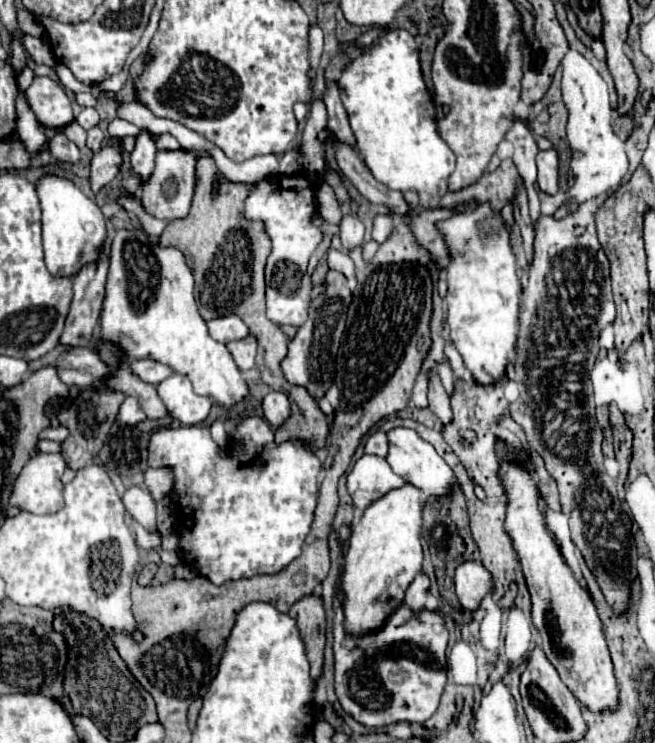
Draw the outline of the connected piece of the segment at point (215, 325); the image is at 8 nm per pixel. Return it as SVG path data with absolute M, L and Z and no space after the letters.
M224 315L224 317L212 319L212 321L208 321L208 329L210 329L210 335L220 343L244 339L250 335L248 327L244 325L244 321L238 315Z

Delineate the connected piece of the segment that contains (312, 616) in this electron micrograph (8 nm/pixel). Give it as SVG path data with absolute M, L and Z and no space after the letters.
M308 595L292 605L288 611L292 619L296 619L300 637L306 647L306 657L310 661L310 677L314 685L322 675L324 665L324 609L322 599L316 595Z

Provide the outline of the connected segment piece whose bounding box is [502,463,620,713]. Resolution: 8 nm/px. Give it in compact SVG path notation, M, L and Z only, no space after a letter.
M510 463L508 471L502 473L502 483L508 495L506 533L514 543L528 591L532 595L532 621L542 637L542 649L580 705L596 713L616 711L620 695L610 651L602 633L602 623L590 593L586 593L574 579L544 525L544 517L538 507L536 479L524 467Z

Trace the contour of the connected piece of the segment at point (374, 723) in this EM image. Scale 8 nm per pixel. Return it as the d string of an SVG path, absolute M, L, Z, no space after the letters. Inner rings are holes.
M338 595L336 605L336 617L334 617L334 689L338 695L338 701L342 709L354 717L358 723L368 727L386 727L390 723L398 721L412 721L412 723L424 723L428 721L440 703L440 697L446 687L446 645L448 645L448 629L444 625L444 619L436 611L420 611L418 617L410 607L402 605L388 621L386 627L374 635L366 635L362 639L350 639L344 631L344 615L342 615L342 597ZM358 649L358 659L352 659L352 651Z

